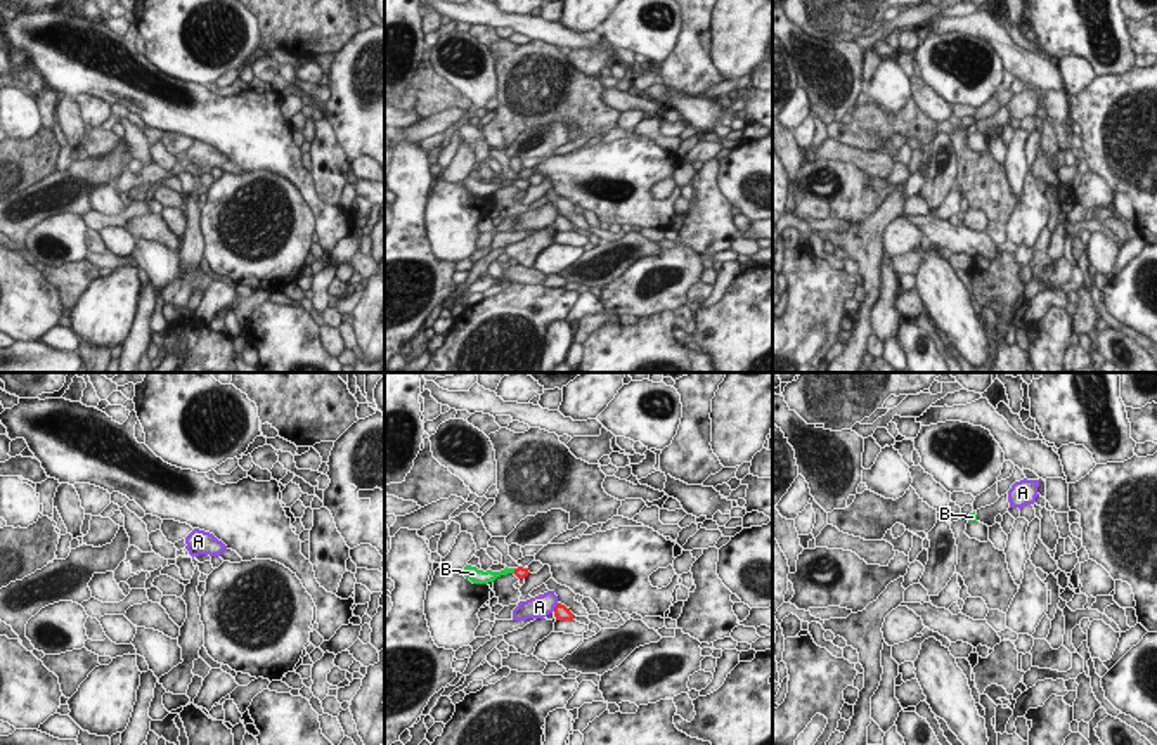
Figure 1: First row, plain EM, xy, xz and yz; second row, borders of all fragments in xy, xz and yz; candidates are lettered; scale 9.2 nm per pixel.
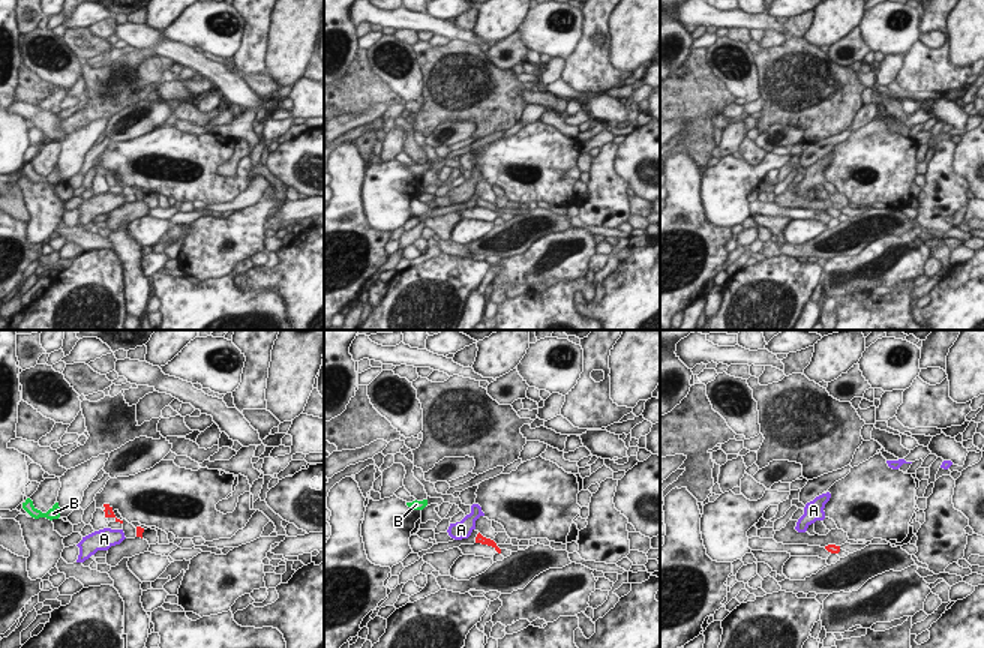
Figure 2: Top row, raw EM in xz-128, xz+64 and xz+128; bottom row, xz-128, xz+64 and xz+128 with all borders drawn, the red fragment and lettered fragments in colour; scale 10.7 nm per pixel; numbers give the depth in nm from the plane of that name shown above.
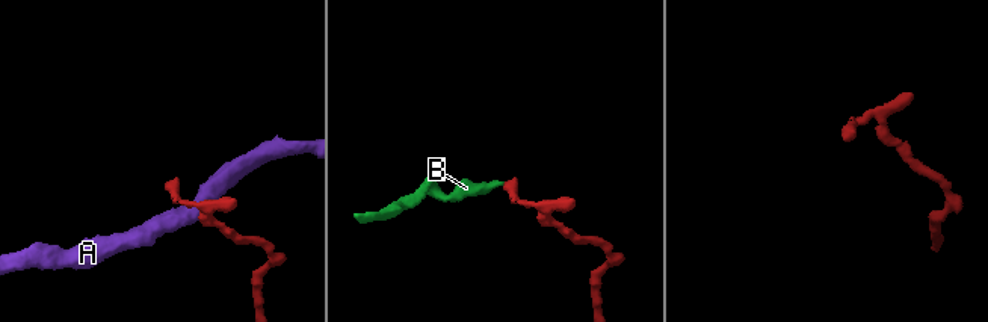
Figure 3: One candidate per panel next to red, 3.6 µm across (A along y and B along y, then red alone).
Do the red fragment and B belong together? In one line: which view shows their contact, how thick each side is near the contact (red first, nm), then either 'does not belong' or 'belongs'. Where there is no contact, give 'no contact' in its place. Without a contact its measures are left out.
meets red in xz; 120 nm thick on the red side, 120 nm on the other; belongs

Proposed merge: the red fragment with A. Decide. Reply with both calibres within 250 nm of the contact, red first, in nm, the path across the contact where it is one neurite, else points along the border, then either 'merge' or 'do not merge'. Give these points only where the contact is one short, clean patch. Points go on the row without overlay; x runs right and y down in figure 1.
140/220 nm | along xz (558, 215), (553, 222) | do not merge

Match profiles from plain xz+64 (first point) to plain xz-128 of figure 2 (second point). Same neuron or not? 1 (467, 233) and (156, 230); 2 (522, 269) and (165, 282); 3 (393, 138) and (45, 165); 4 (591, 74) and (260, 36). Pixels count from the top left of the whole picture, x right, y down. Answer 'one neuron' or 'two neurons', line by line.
1: one neuron
2: two neurons
3: one neuron
4: one neuron

